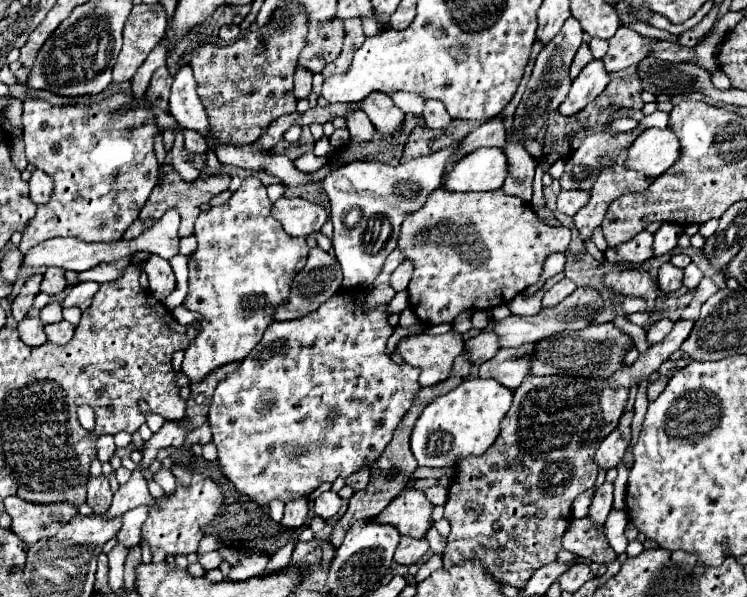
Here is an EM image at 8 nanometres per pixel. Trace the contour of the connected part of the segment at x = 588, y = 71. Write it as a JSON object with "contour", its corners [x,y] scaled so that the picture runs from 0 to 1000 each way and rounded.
{"contour":[[[793,101],[779,121],[776,127],[766,137],[763,157],[760,164],[750,174],[747,188],[755,194],[766,194],[771,188],[776,188],[784,174],[790,174],[798,161],[803,161],[811,144],[817,141],[817,124],[809,114],[806,101]]]}

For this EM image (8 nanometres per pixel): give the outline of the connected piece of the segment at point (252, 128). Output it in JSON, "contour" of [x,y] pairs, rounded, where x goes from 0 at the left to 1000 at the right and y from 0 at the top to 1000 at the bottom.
{"contour":[[[394,10],[394,17],[388,17],[386,47],[380,50],[369,50],[361,37],[327,57],[327,64],[308,77],[268,74],[257,87],[254,111],[265,144],[265,164],[278,188],[289,235],[316,245],[340,241],[356,221],[361,204],[396,184],[391,127],[399,111],[396,97],[410,74],[410,54],[410,27],[399,10]]]}

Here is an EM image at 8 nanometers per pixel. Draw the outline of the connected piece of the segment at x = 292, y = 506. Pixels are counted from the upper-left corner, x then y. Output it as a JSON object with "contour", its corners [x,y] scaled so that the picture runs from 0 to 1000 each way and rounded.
{"contour":[[[396,834],[396,838],[391,838],[391,841],[383,844],[380,868],[378,868],[375,878],[383,888],[402,888],[410,878],[410,864],[412,864],[410,834]]]}

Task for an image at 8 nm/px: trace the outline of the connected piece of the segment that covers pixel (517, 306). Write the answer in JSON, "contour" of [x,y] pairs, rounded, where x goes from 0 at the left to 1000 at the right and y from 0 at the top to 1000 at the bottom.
{"contour":[[[723,482],[723,486],[720,486],[715,496],[710,496],[710,499],[696,499],[696,496],[691,496],[685,506],[680,506],[680,516],[683,516],[683,523],[691,526],[691,529],[715,529],[715,526],[720,526],[720,523],[726,519],[726,513],[723,513],[726,492],[728,492],[728,482]]]}

